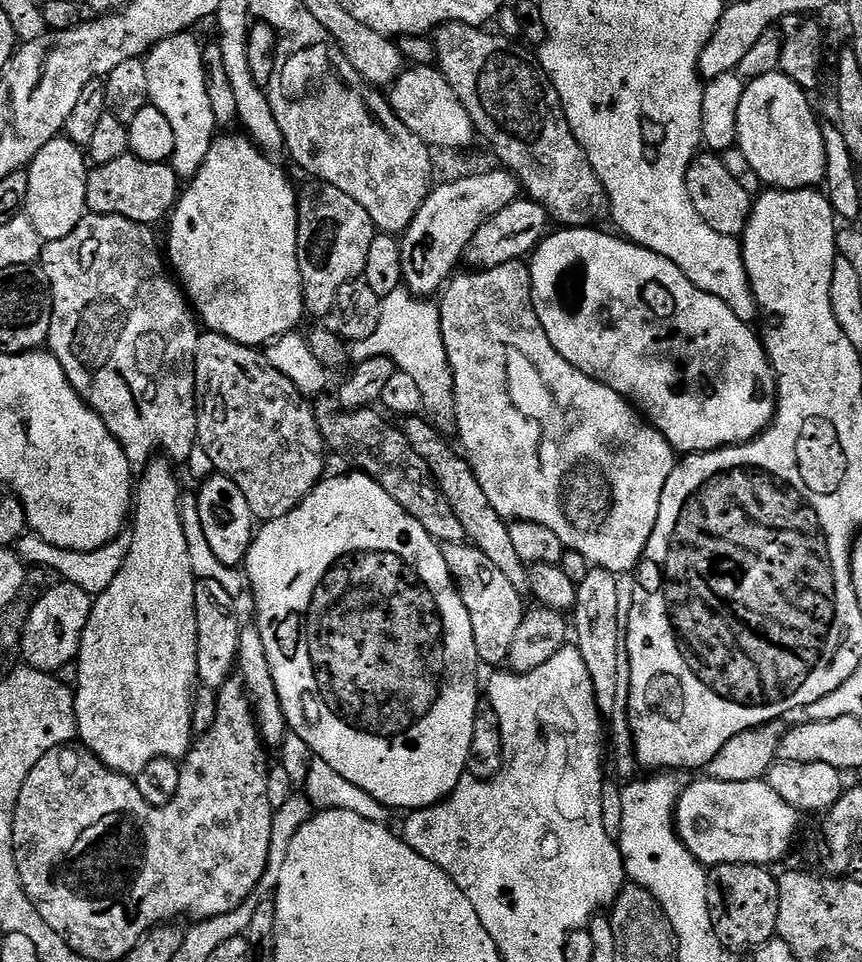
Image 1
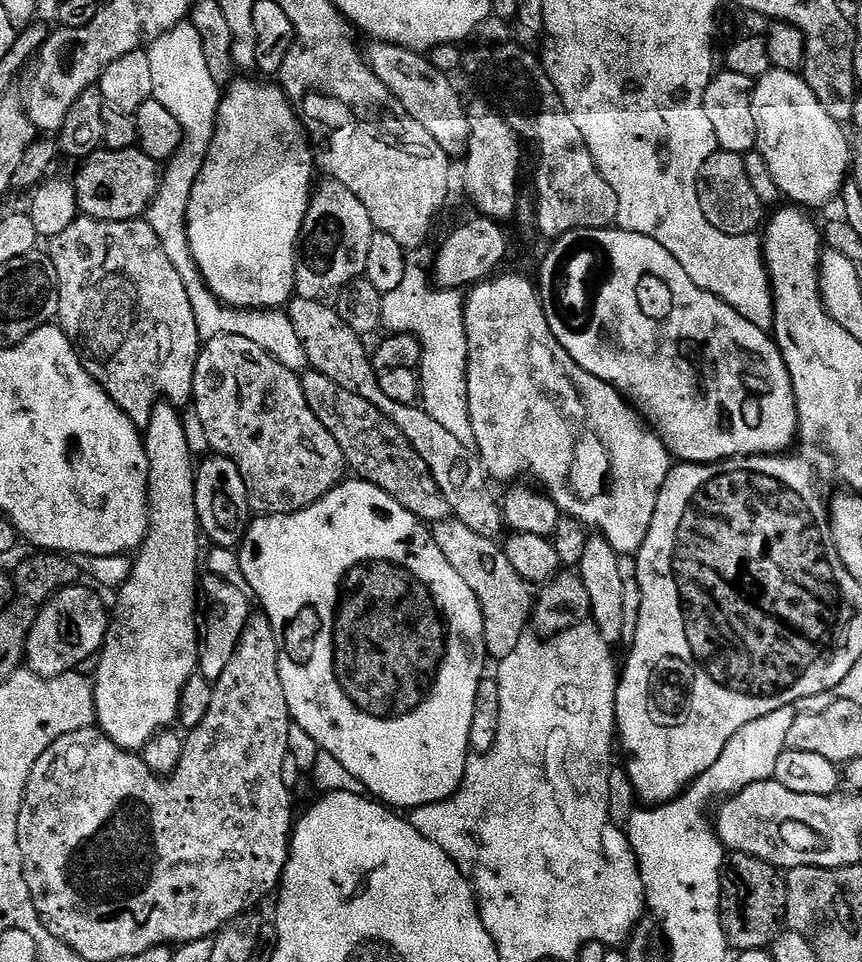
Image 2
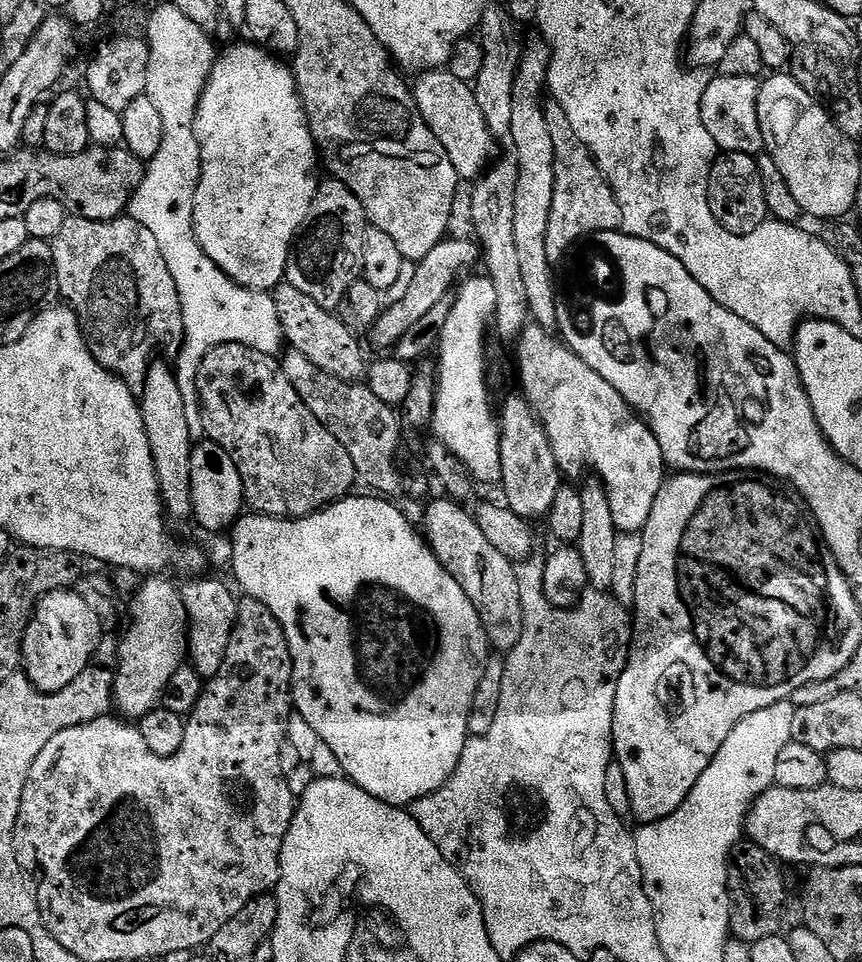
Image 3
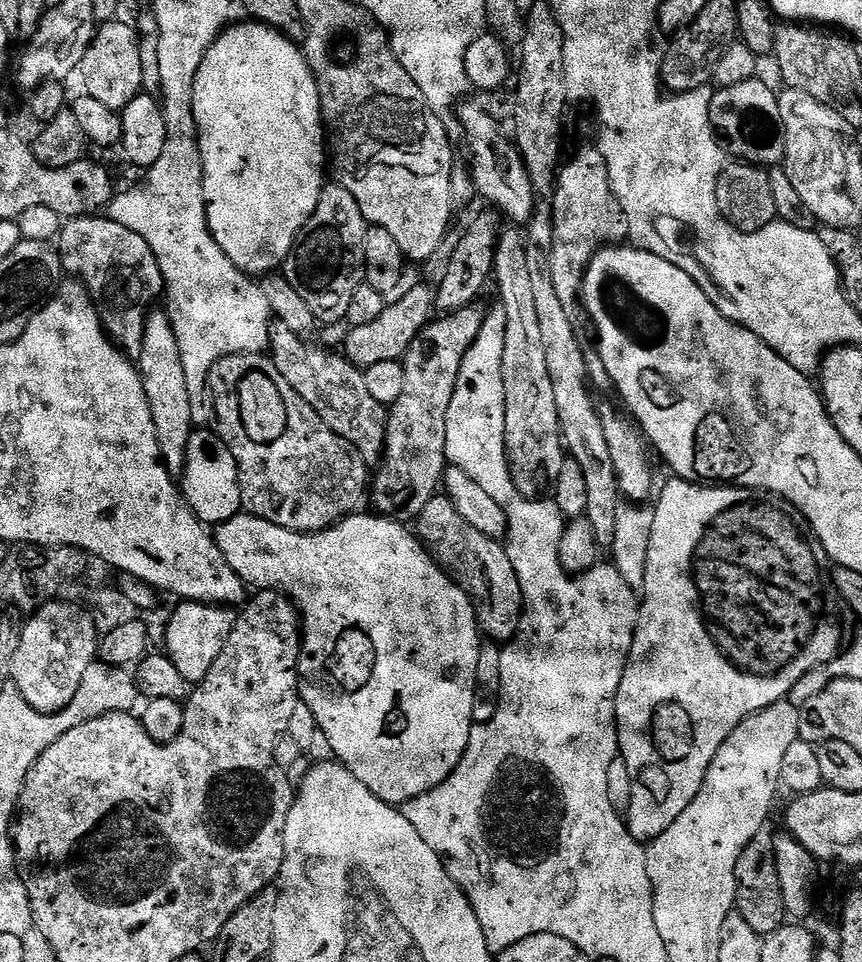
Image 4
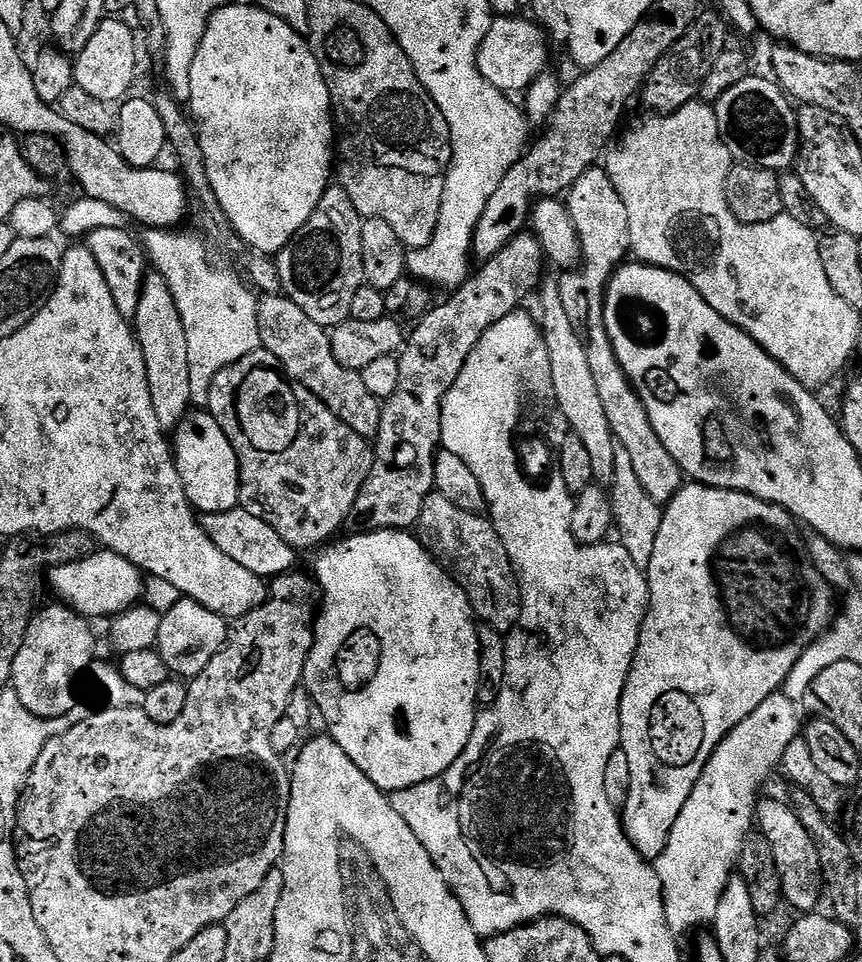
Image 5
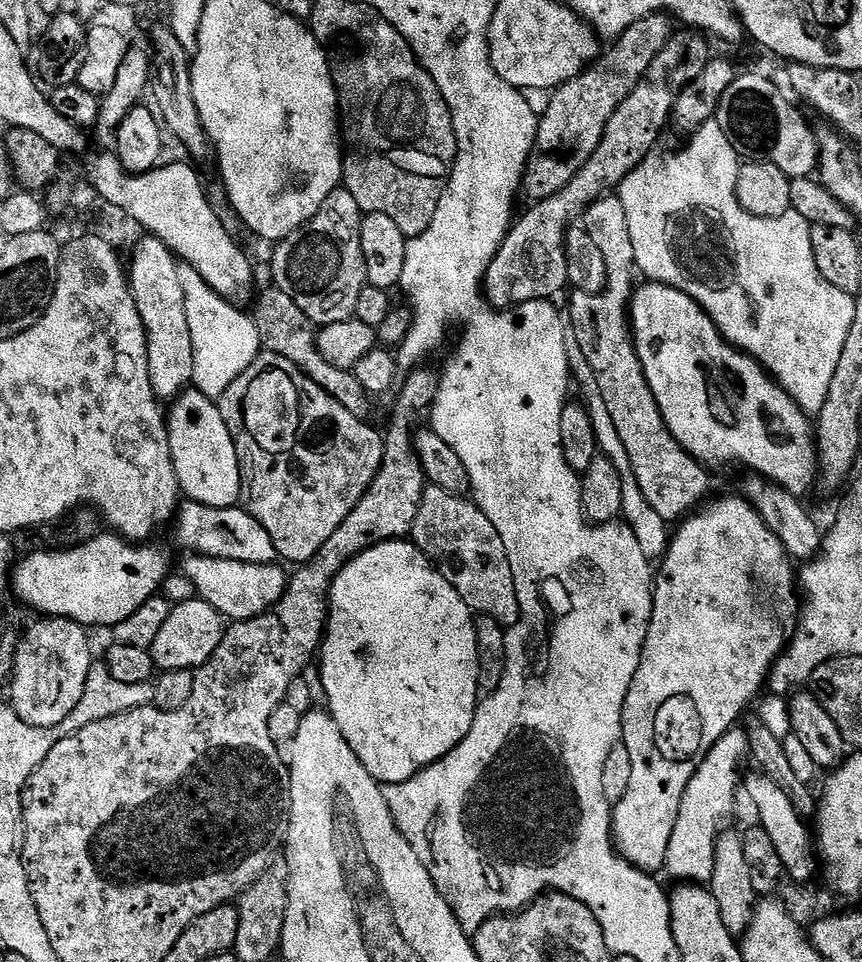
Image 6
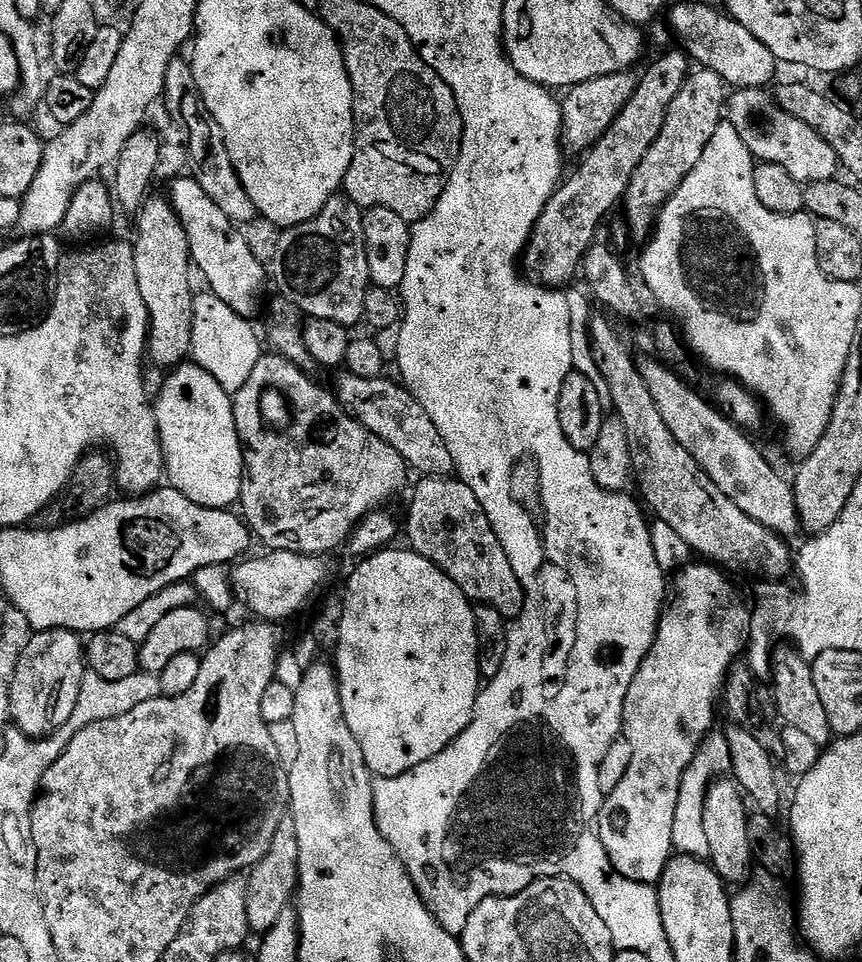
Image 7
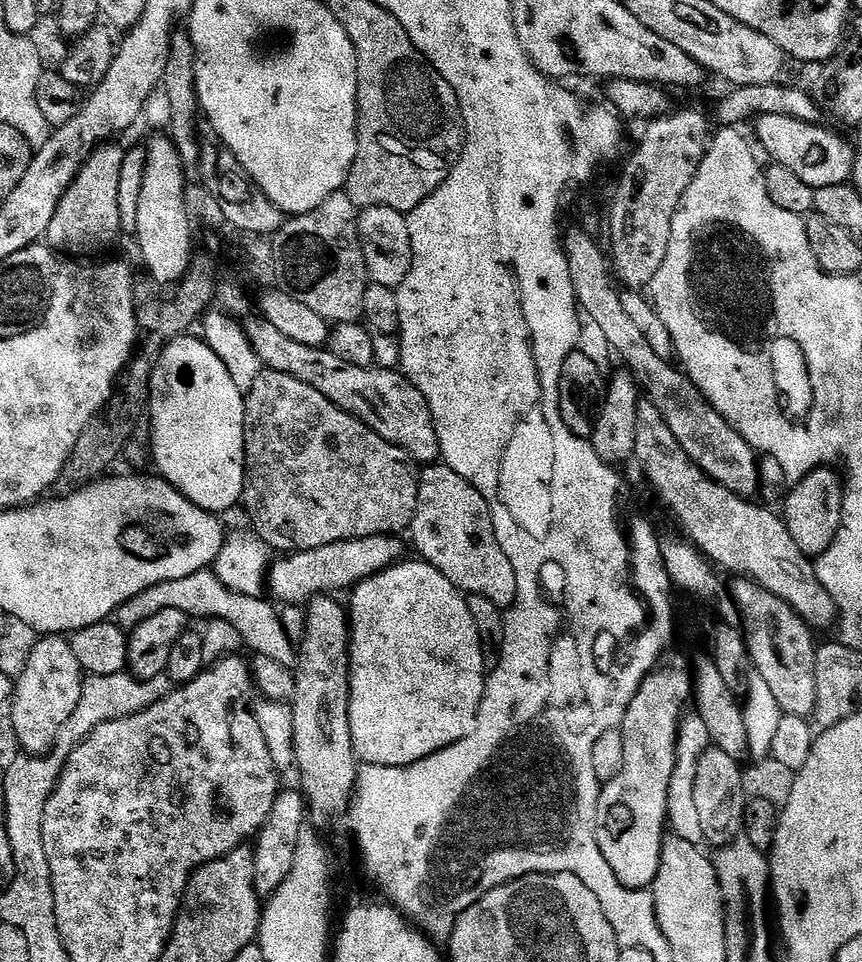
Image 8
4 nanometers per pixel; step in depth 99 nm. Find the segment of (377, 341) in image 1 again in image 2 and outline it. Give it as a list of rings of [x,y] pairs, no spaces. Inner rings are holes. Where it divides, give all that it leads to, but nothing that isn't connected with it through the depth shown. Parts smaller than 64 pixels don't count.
[[[410,262],[397,289],[381,295],[381,327],[389,333],[411,332],[420,340],[422,358],[418,375],[422,407],[439,425],[458,437],[471,433],[468,413],[468,339],[466,338],[465,293],[459,290],[435,288],[429,275]]]

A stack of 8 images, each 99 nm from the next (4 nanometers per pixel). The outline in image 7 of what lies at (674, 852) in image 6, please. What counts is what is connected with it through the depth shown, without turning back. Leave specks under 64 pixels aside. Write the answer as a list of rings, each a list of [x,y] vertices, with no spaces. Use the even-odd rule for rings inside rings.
[[[713,730],[708,737],[701,740],[690,766],[686,766],[686,774],[682,774],[682,786],[678,790],[678,807],[674,810],[674,834],[672,847],[681,856],[707,858],[710,845],[706,842],[706,830],[702,826],[702,814],[706,806],[708,789],[717,780],[727,777],[732,771],[732,759],[728,737],[723,731]]]

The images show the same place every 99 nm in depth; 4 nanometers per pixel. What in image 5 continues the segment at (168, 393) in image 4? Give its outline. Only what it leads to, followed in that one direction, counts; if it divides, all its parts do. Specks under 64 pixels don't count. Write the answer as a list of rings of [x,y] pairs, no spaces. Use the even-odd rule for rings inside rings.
[[[152,270],[144,277],[138,310],[134,317],[134,331],[136,340],[142,350],[142,358],[146,358],[146,382],[150,386],[150,402],[154,406],[154,414],[158,417],[158,422],[164,429],[174,430],[192,408],[192,399],[190,398],[190,349],[186,346],[186,326],[182,326],[182,314],[178,314],[174,294],[161,272]]]

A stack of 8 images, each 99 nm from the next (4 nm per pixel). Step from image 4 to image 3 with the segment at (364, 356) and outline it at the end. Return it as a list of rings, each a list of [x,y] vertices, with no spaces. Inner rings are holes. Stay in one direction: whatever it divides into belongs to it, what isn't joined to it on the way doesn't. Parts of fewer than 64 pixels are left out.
[[[454,236],[442,240],[426,258],[417,261],[410,284],[402,294],[402,299],[396,301],[390,309],[381,311],[378,322],[368,333],[368,339],[378,350],[391,351],[395,349],[398,339],[402,338],[423,317],[431,311],[435,303],[444,300],[448,290],[456,280],[456,274],[468,271],[475,263],[479,263],[481,257],[479,245],[473,240],[454,238]]]

